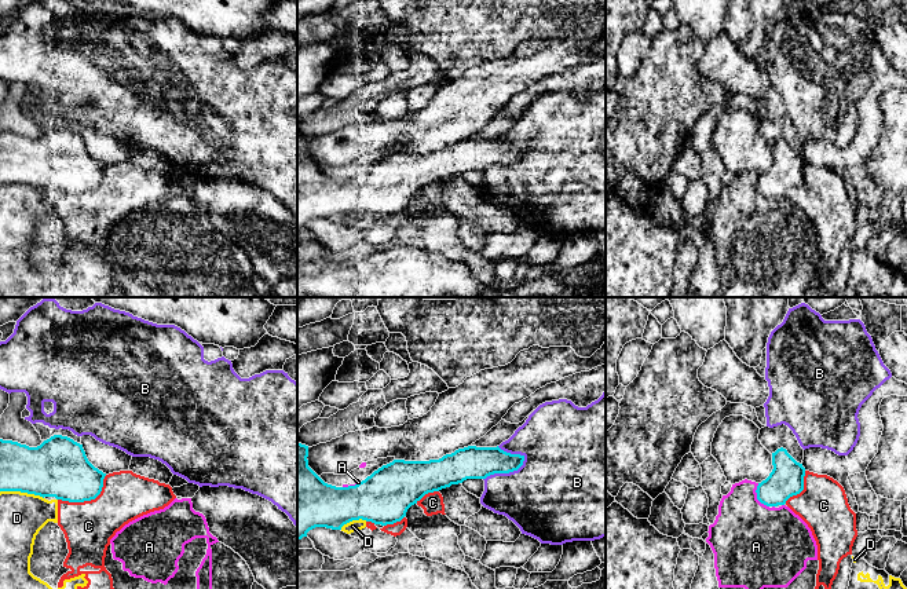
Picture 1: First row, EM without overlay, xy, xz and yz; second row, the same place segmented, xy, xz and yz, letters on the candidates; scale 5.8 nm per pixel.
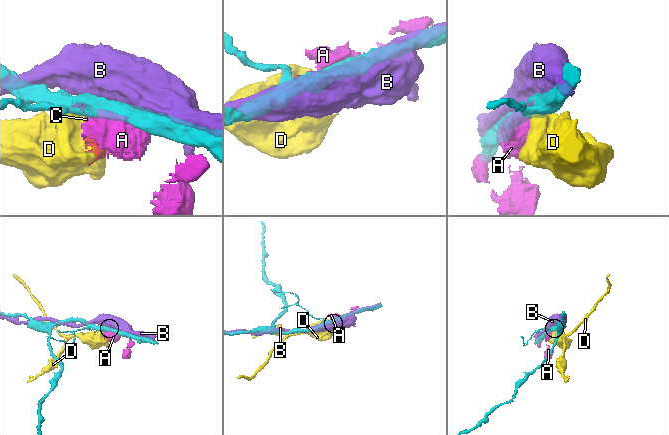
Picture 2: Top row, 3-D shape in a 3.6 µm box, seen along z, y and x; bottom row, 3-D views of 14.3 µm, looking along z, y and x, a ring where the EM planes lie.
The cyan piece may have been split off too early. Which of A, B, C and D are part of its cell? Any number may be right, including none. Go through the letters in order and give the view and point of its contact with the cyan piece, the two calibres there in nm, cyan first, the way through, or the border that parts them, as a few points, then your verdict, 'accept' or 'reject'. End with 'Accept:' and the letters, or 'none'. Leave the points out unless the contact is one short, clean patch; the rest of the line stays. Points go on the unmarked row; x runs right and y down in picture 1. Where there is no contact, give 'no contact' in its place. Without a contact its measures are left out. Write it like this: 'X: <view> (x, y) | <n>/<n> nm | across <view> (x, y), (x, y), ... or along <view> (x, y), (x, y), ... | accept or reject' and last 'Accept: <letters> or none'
A: yz (757, 189) | 200/440 nm | reject
B: xz (507, 164) | 190/440 nm | reject
C: xy (87, 191) | 340/300 nm | reject
D: xy (22, 183) | 340/260 nm | reject
Accept: none

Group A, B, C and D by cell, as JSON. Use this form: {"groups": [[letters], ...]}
{"groups": [["A"], ["B"], ["C", "D"]]}

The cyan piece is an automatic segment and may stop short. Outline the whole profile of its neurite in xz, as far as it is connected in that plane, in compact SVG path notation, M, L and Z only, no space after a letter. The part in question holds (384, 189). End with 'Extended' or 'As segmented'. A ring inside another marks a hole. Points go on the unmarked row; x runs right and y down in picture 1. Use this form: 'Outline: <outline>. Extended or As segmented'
Outline: M297 133L297 233L307 228L307 224L315 219L341 222L344 216L359 211L381 217L394 216L401 213L407 201L428 184L462 175L467 171L486 171L494 165L509 165L517 162L524 153L524 147L506 144L498 138L468 138L439 151L394 151L355 178L336 179L325 175L308 158L307 149L308 138Z. As segmented

